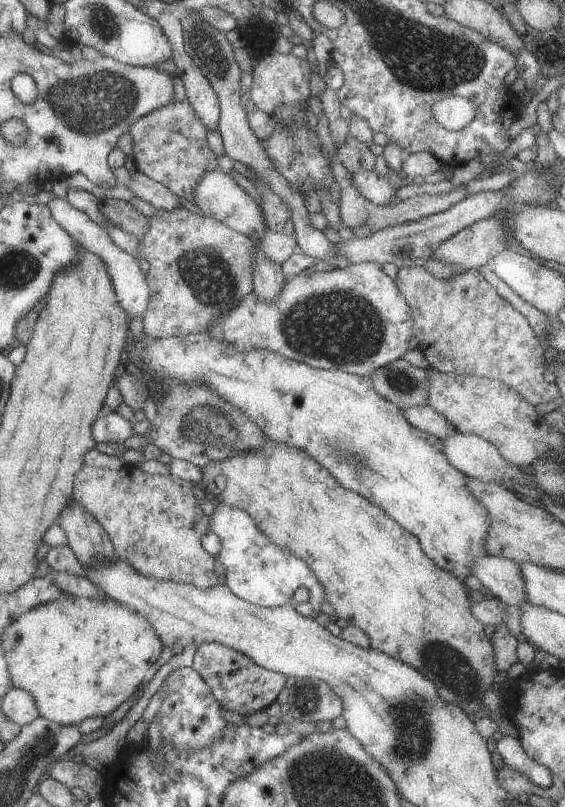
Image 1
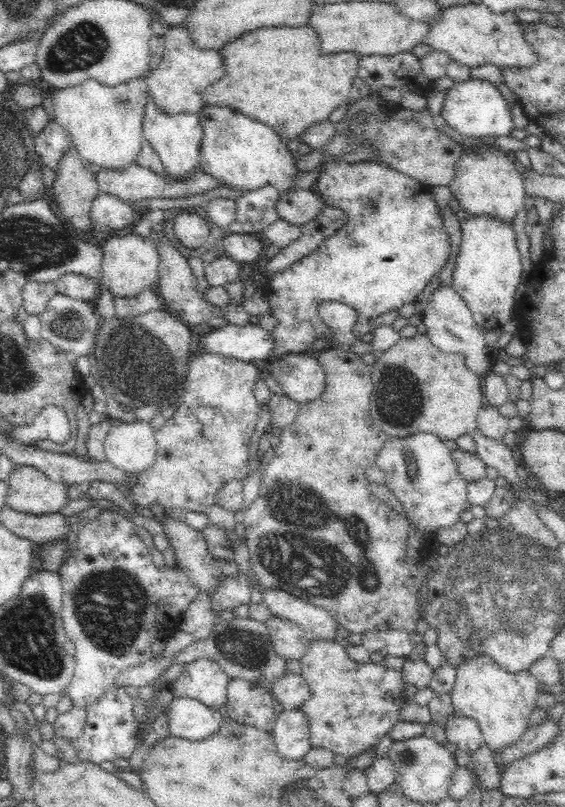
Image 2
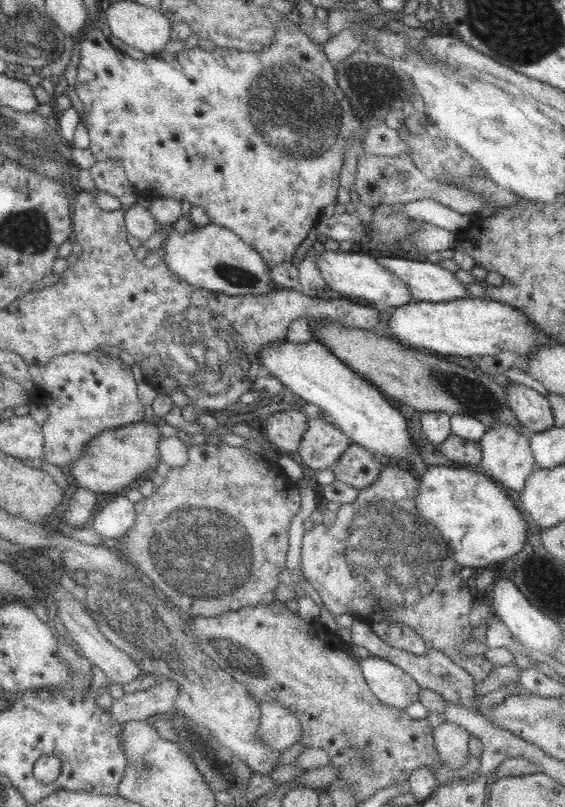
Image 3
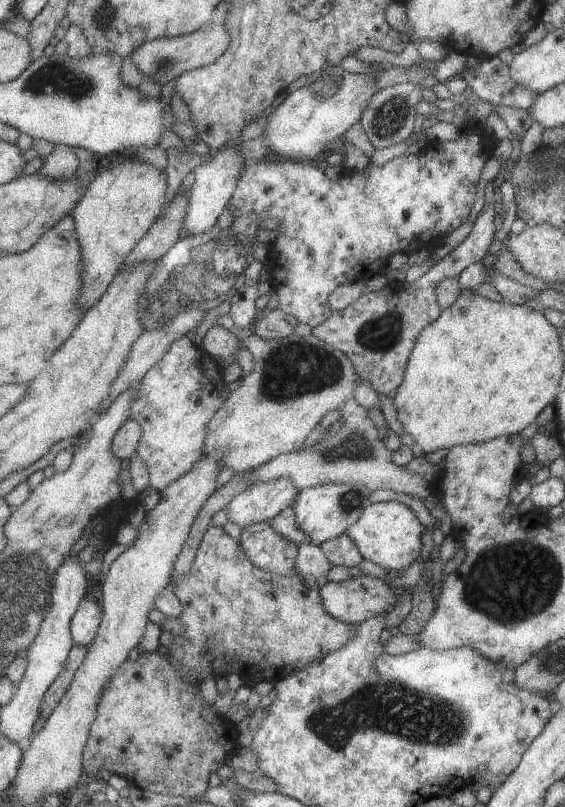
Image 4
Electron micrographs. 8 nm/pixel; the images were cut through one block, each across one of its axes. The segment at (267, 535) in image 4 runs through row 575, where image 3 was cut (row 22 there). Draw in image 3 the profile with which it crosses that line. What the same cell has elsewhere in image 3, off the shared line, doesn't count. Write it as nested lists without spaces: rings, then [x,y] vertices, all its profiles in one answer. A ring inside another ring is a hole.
[[[280,21],[280,23],[278,23],[278,25],[276,25],[276,31],[274,31],[274,39],[273,39],[273,42],[270,42],[270,45],[269,45],[269,48],[267,48],[267,50],[263,50],[263,51],[262,51],[262,52],[254,52],[254,53],[252,53],[252,52],[242,52],[242,51],[240,51],[240,50],[236,50],[236,49],[230,49],[230,48],[220,48],[220,47],[216,47],[216,48],[214,48],[214,50],[212,50],[212,51],[210,51],[210,52],[206,52],[206,50],[202,50],[202,48],[199,48],[199,47],[196,47],[196,48],[190,48],[190,50],[185,50],[185,49],[184,49],[184,50],[182,50],[182,51],[180,51],[180,52],[178,52],[178,53],[177,53],[177,54],[170,54],[170,52],[163,52],[163,51],[162,51],[162,52],[161,52],[161,53],[155,53],[155,54],[152,54],[152,55],[146,55],[146,56],[145,56],[145,60],[136,60],[136,59],[134,59],[134,58],[132,58],[132,57],[130,57],[130,56],[128,56],[128,55],[126,55],[126,54],[125,54],[125,53],[124,53],[124,52],[120,52],[120,50],[117,50],[117,49],[116,49],[116,48],[114,48],[114,46],[112,46],[112,44],[111,44],[111,42],[110,42],[110,41],[109,41],[109,37],[106,37],[106,36],[105,36],[105,35],[104,35],[104,34],[103,34],[103,33],[102,33],[102,29],[101,29],[101,30],[99,30],[99,29],[95,29],[95,30],[90,30],[90,31],[89,31],[89,32],[88,32],[88,33],[87,33],[87,34],[86,34],[86,36],[85,36],[85,38],[84,38],[84,40],[82,40],[82,42],[81,42],[81,43],[80,43],[80,44],[78,44],[78,47],[79,47],[79,48],[78,48],[78,51],[79,51],[79,52],[80,52],[80,62],[78,62],[78,69],[77,69],[77,77],[76,77],[76,84],[75,84],[75,91],[76,91],[76,92],[77,92],[77,93],[78,93],[78,96],[79,96],[79,98],[80,98],[80,100],[81,100],[81,101],[82,101],[82,104],[84,104],[84,112],[86,112],[86,119],[84,119],[84,122],[82,122],[82,123],[83,123],[83,124],[84,124],[84,125],[86,125],[86,128],[87,128],[87,129],[88,129],[88,132],[89,132],[89,134],[90,134],[90,140],[91,140],[91,141],[90,141],[90,148],[89,148],[89,149],[90,149],[90,150],[91,150],[91,151],[92,151],[92,152],[93,152],[93,154],[94,154],[94,158],[96,158],[96,160],[97,160],[97,161],[100,161],[100,162],[104,162],[104,161],[109,161],[109,160],[118,160],[118,162],[122,162],[122,166],[123,166],[123,169],[124,169],[124,172],[126,172],[126,176],[127,176],[127,177],[128,177],[128,178],[129,178],[129,179],[130,179],[130,182],[132,182],[132,183],[131,183],[131,184],[132,184],[132,187],[133,187],[133,188],[134,188],[134,191],[135,191],[135,192],[136,192],[136,194],[138,194],[138,197],[144,197],[144,198],[148,198],[148,199],[157,199],[157,198],[162,198],[162,197],[168,197],[168,198],[175,198],[175,199],[176,199],[176,200],[180,200],[180,201],[181,201],[181,200],[188,200],[188,202],[190,202],[190,204],[191,204],[191,206],[198,206],[198,208],[202,208],[202,210],[204,210],[204,212],[206,212],[206,214],[208,214],[208,216],[209,216],[209,219],[210,219],[210,222],[211,222],[211,223],[214,223],[214,224],[217,224],[217,225],[218,225],[218,226],[222,226],[222,227],[224,227],[224,228],[227,228],[227,229],[230,229],[230,230],[232,230],[232,232],[234,232],[234,233],[236,233],[236,235],[238,235],[238,237],[240,237],[240,239],[242,239],[242,241],[246,241],[246,244],[248,244],[248,245],[250,245],[250,246],[252,246],[252,248],[254,248],[254,249],[256,249],[256,251],[258,251],[258,253],[260,253],[260,255],[262,255],[262,261],[264,261],[264,263],[266,263],[266,267],[268,267],[268,268],[272,268],[272,267],[274,267],[274,266],[276,266],[276,265],[278,265],[278,264],[280,264],[280,263],[284,263],[284,262],[288,262],[288,261],[292,261],[292,259],[293,259],[293,257],[294,257],[294,254],[295,254],[295,252],[296,252],[296,248],[298,248],[298,246],[300,246],[300,244],[302,244],[302,242],[304,242],[304,240],[306,240],[306,237],[307,237],[307,236],[308,236],[308,232],[310,232],[310,230],[312,230],[312,227],[318,227],[318,226],[319,226],[319,225],[318,225],[318,224],[319,224],[319,223],[320,223],[320,220],[319,220],[319,219],[320,219],[320,215],[321,215],[321,210],[322,210],[322,208],[324,208],[324,207],[325,207],[325,206],[328,206],[328,204],[332,204],[332,202],[334,202],[334,201],[336,201],[336,197],[338,197],[338,189],[339,189],[339,188],[340,188],[340,186],[341,186],[341,185],[340,185],[340,181],[339,181],[339,180],[338,180],[338,179],[339,179],[339,178],[338,178],[338,176],[339,176],[339,177],[340,177],[340,176],[341,176],[341,174],[340,174],[340,172],[341,172],[341,170],[342,170],[342,169],[343,169],[343,168],[344,168],[344,159],[342,159],[342,158],[344,158],[344,148],[348,148],[348,146],[350,146],[350,147],[351,147],[351,149],[352,149],[352,148],[356,148],[356,149],[357,149],[357,150],[358,150],[358,157],[359,157],[359,156],[360,156],[360,155],[365,155],[365,154],[359,154],[359,144],[362,144],[362,140],[364,140],[364,138],[365,138],[365,135],[366,135],[366,134],[364,134],[364,131],[362,131],[362,121],[360,121],[360,117],[358,117],[358,115],[354,115],[354,111],[352,111],[352,105],[350,105],[350,101],[348,101],[348,99],[346,99],[346,94],[344,94],[344,91],[342,91],[342,89],[340,89],[340,85],[338,85],[338,81],[336,81],[336,69],[334,69],[334,65],[333,65],[333,64],[332,64],[332,63],[330,63],[330,62],[329,62],[329,59],[328,59],[328,58],[327,58],[327,55],[326,55],[326,54],[325,54],[325,53],[324,53],[324,52],[323,52],[323,46],[322,46],[322,45],[318,45],[318,44],[317,44],[317,43],[314,43],[314,42],[313,42],[313,41],[312,41],[312,40],[311,40],[311,37],[310,37],[310,36],[309,36],[309,35],[308,35],[308,33],[307,33],[307,31],[306,31],[306,30],[305,30],[305,29],[304,29],[304,28],[303,28],[303,27],[302,27],[302,25],[301,25],[301,24],[298,24],[298,25],[297,25],[297,24],[296,24],[296,23],[292,23],[292,21]]]

